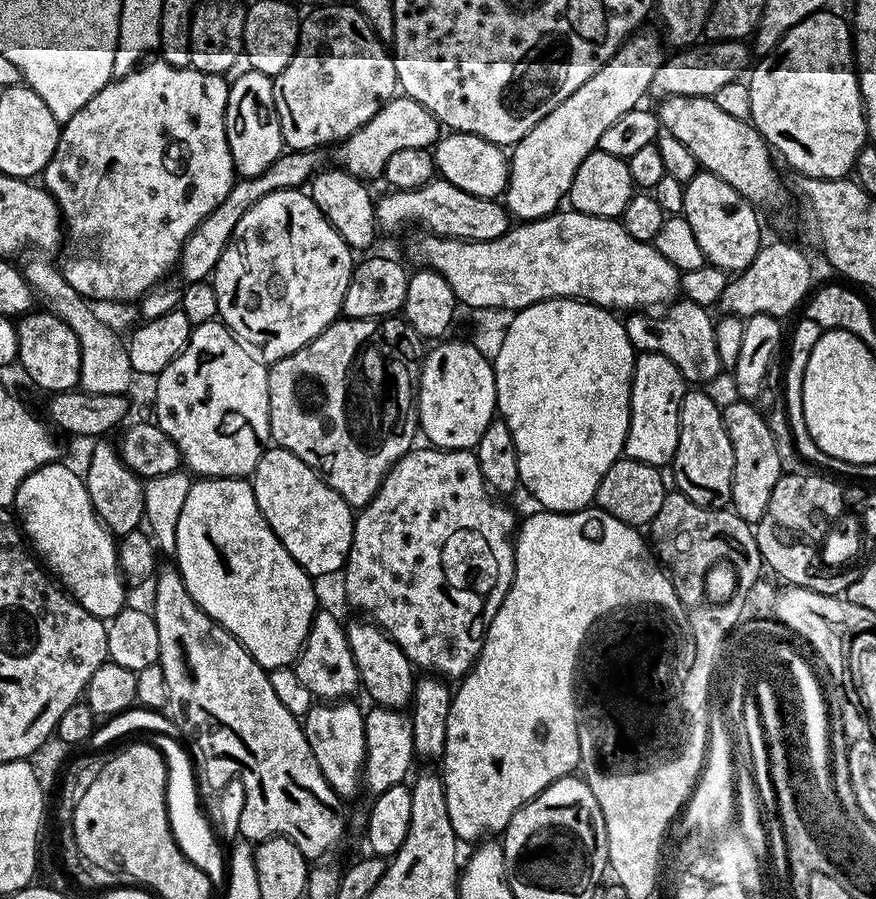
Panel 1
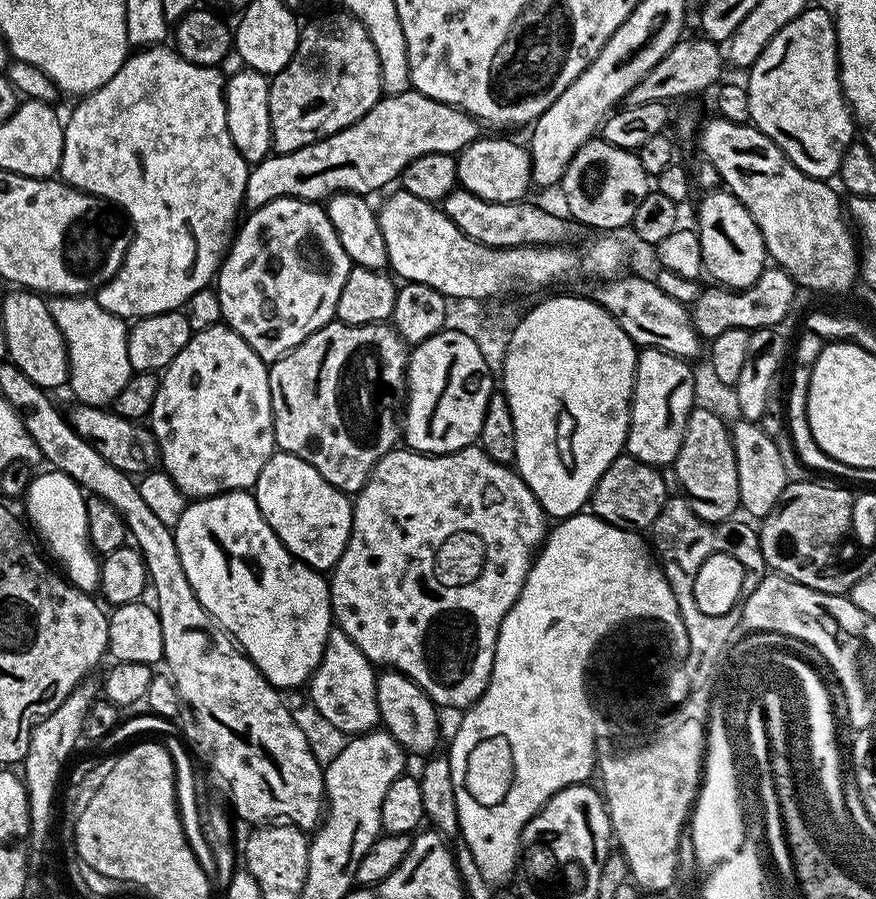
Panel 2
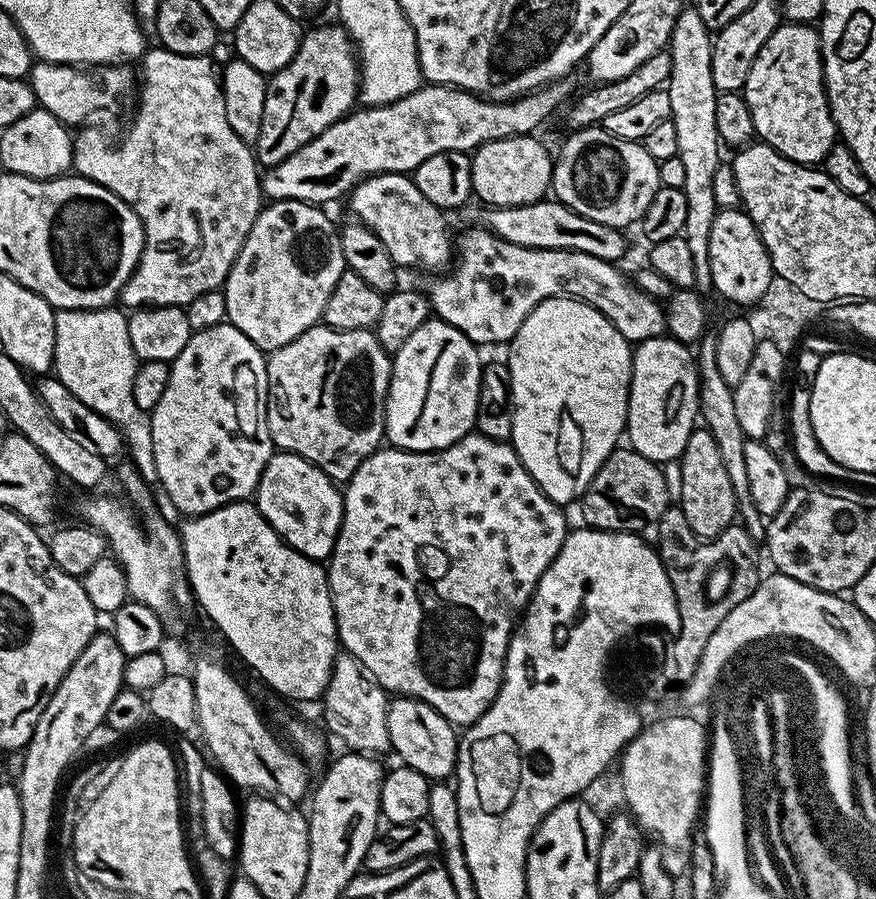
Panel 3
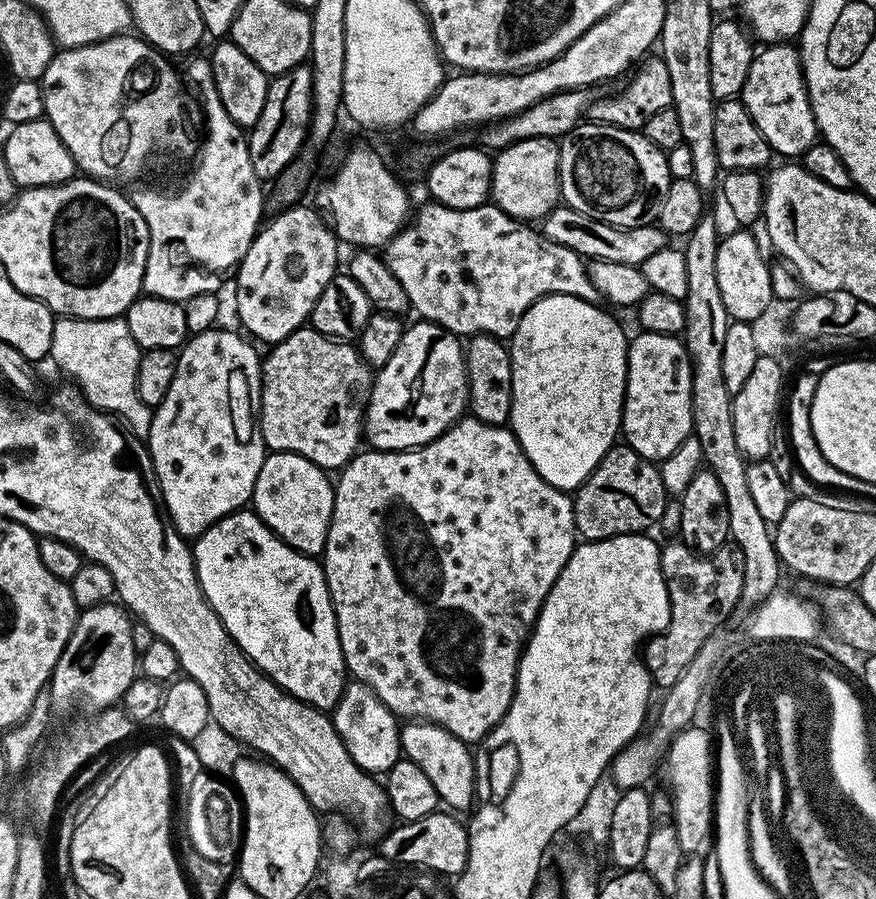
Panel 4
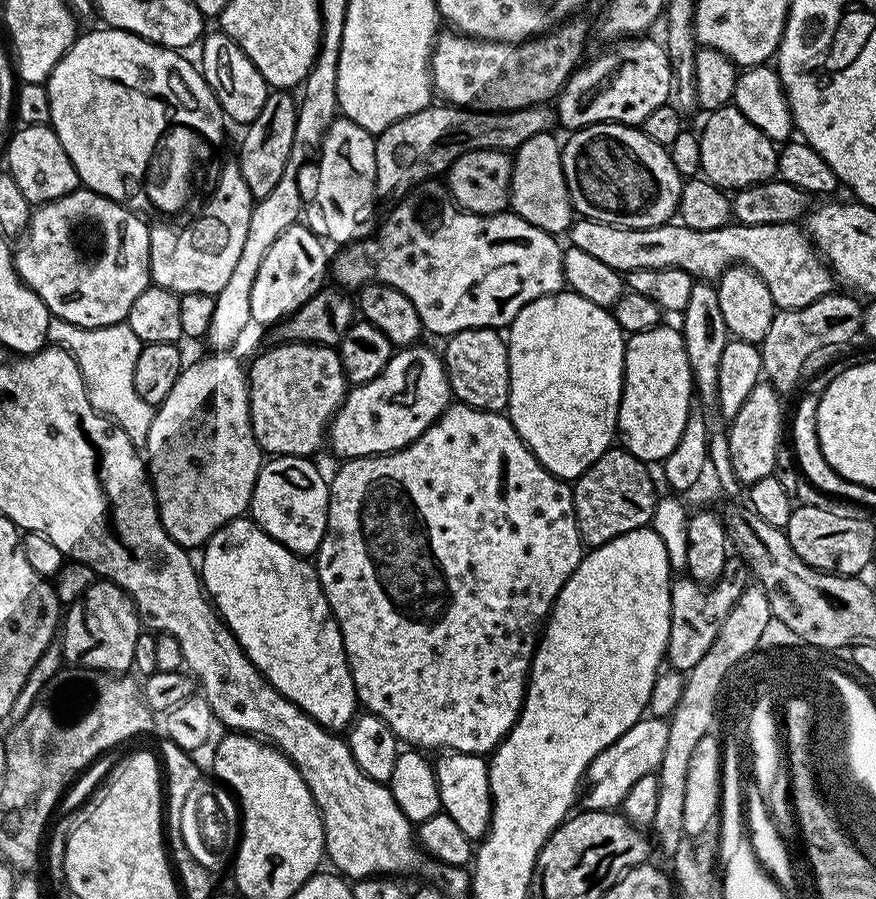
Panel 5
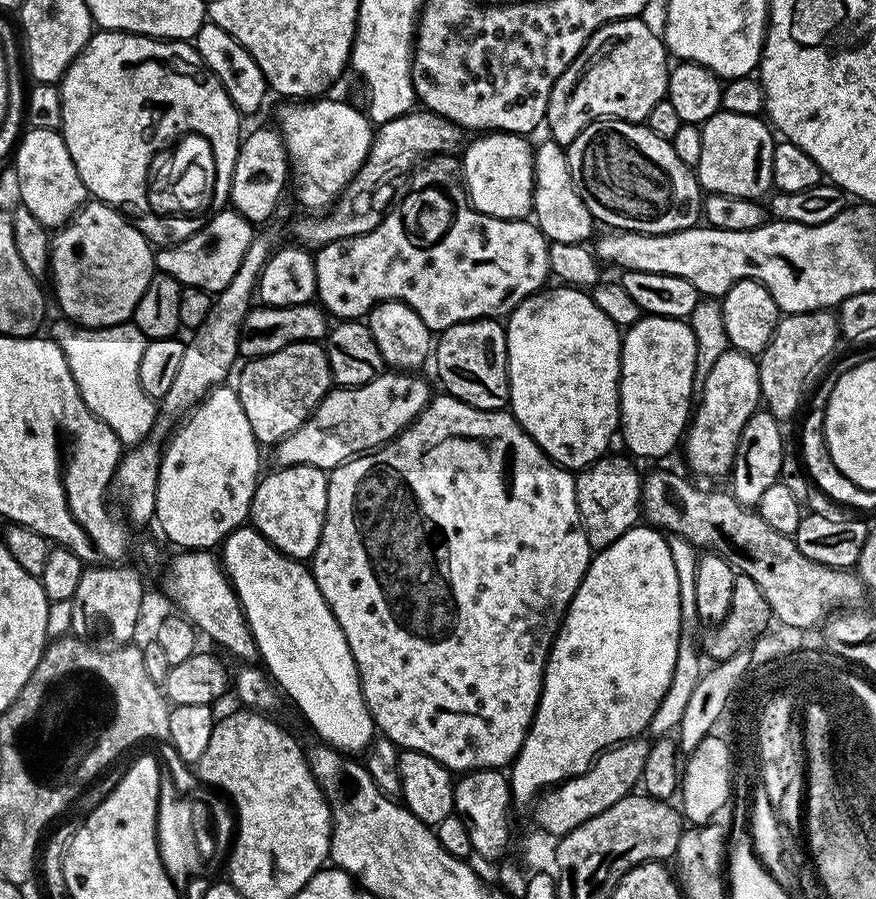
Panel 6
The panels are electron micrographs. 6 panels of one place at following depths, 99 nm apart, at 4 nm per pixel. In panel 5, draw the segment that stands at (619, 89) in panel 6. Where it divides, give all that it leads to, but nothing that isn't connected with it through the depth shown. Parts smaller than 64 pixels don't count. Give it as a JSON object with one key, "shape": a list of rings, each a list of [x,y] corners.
{"shape":[[[628,38],[593,64],[581,63],[569,76],[554,104],[559,127],[567,130],[588,128],[591,124],[630,124],[639,126],[650,110],[669,103],[674,92],[668,50],[659,39]]]}

